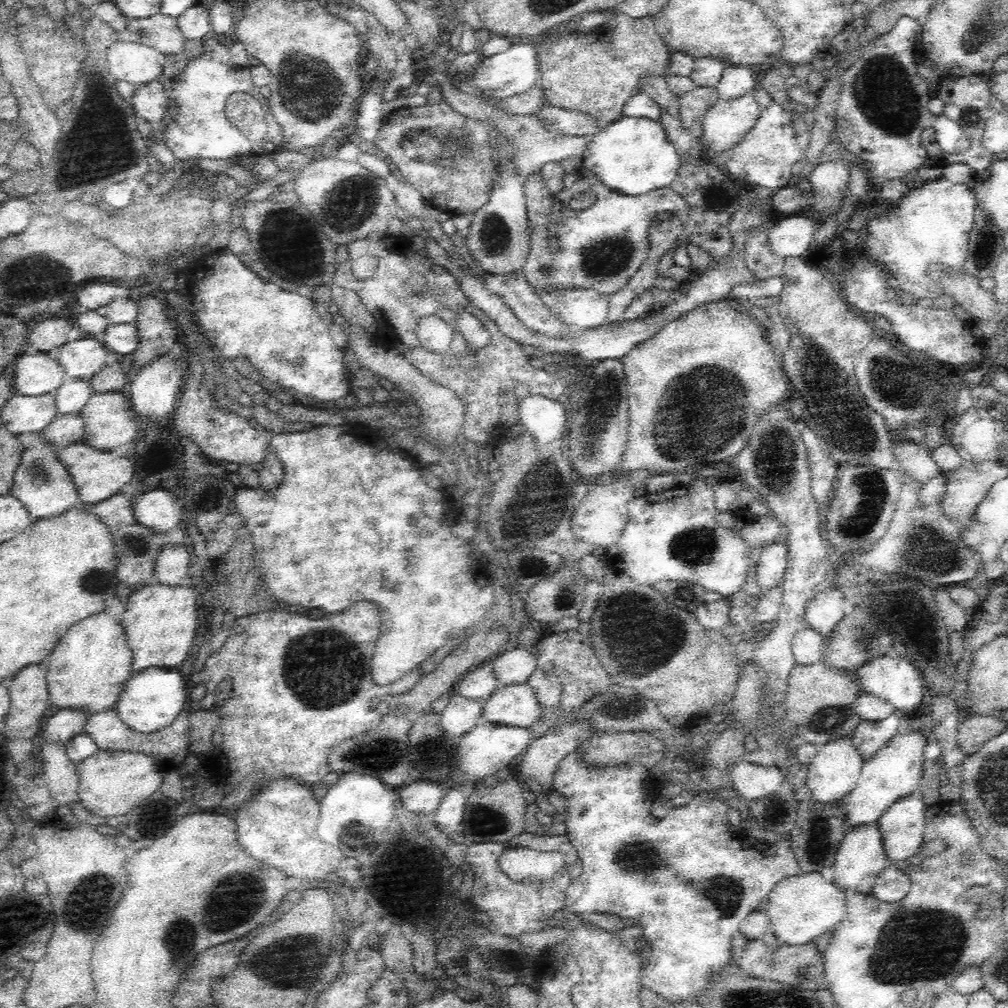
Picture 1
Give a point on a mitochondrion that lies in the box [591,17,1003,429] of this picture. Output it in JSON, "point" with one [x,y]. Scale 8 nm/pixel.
{"point":[878,92]}

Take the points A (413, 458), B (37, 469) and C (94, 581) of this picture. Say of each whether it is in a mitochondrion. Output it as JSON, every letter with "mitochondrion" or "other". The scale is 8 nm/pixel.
{"A":"other","B":"mitochondrion","C":"mitochondrion"}

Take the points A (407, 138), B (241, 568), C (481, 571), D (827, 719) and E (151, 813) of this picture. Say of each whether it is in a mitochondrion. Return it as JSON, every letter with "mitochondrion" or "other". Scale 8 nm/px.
{"A":"mitochondrion","B":"mitochondrion","C":"other","D":"mitochondrion","E":"mitochondrion"}

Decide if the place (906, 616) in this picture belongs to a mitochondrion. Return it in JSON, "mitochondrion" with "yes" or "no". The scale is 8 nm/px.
{"mitochondrion":"no"}

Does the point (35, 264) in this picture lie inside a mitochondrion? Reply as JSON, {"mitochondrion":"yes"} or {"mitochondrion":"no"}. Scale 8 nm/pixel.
{"mitochondrion":"yes"}

